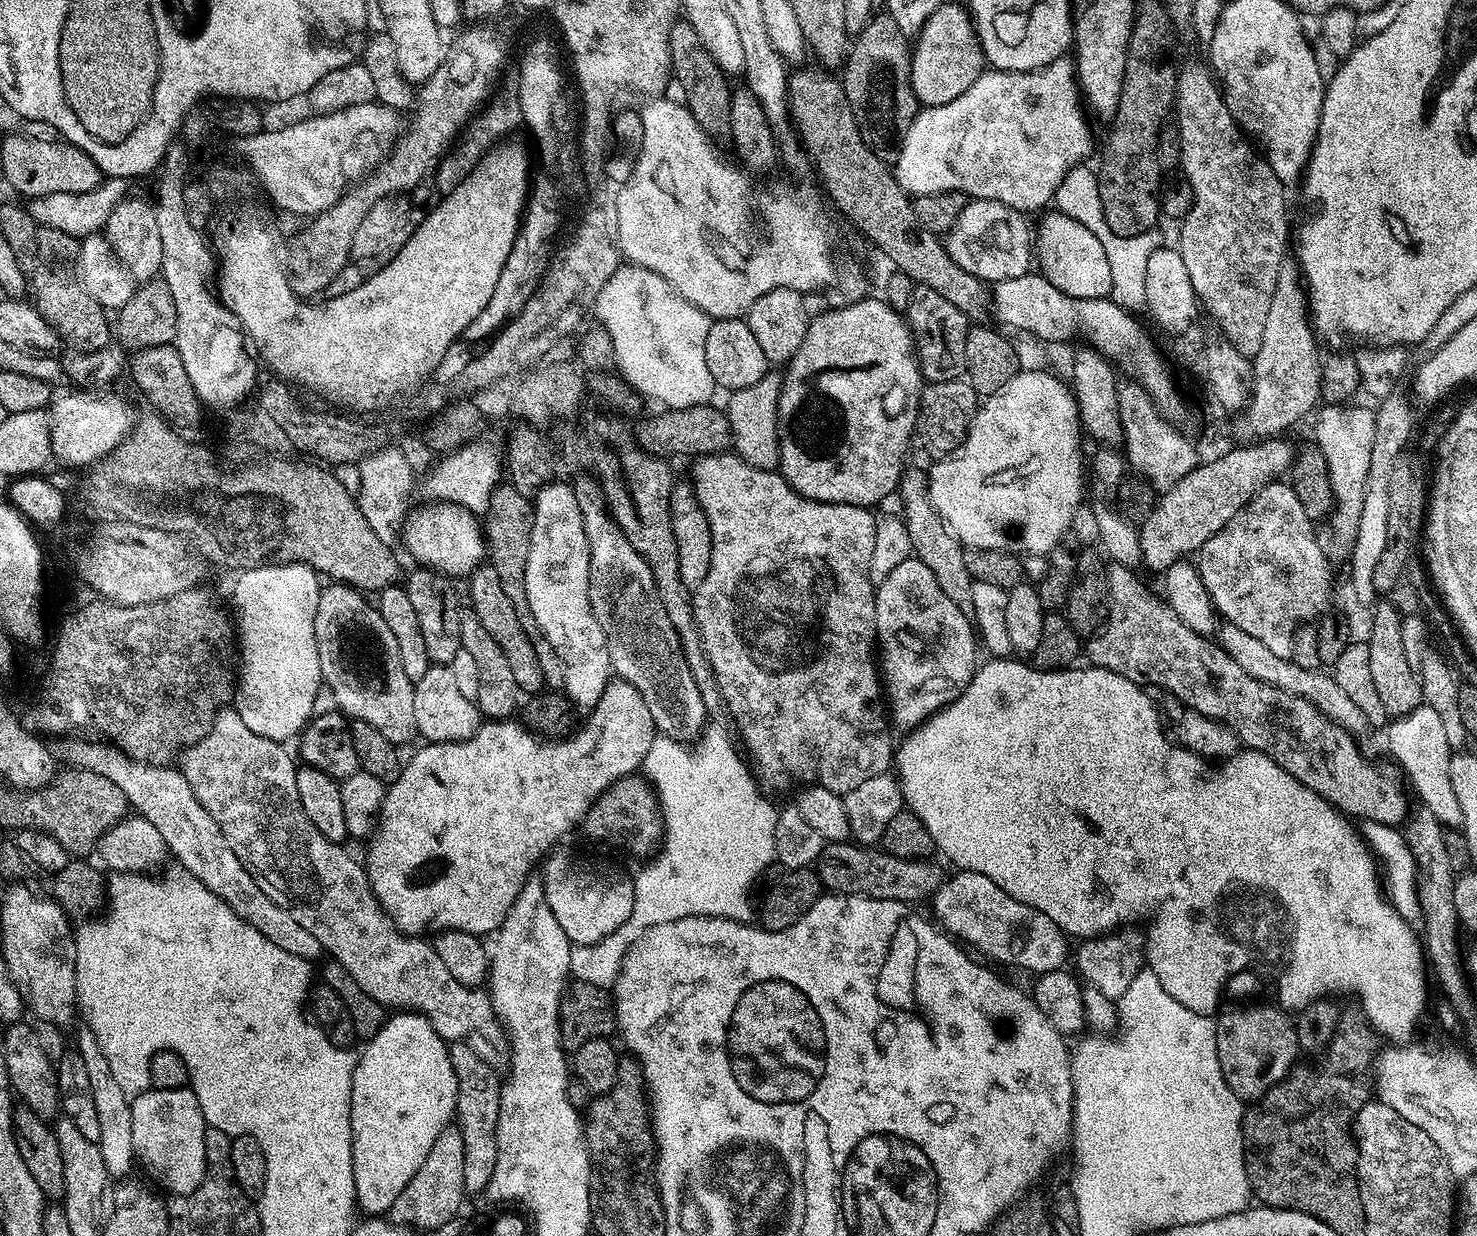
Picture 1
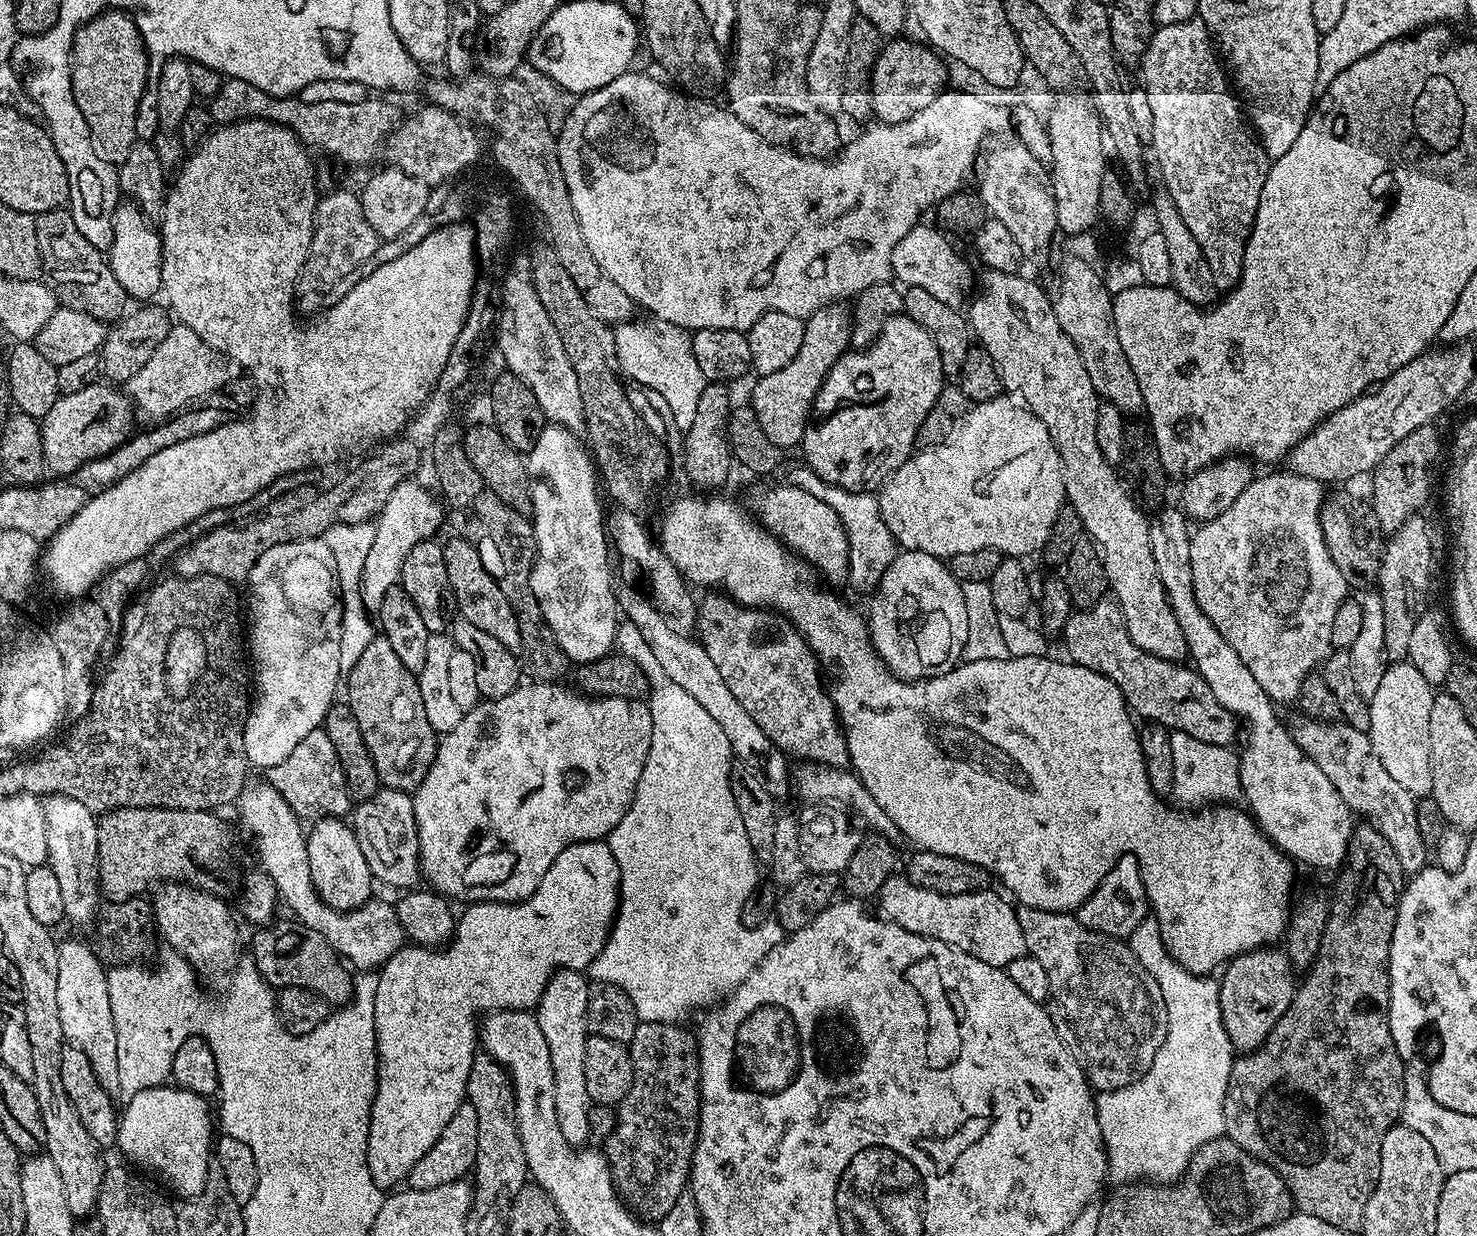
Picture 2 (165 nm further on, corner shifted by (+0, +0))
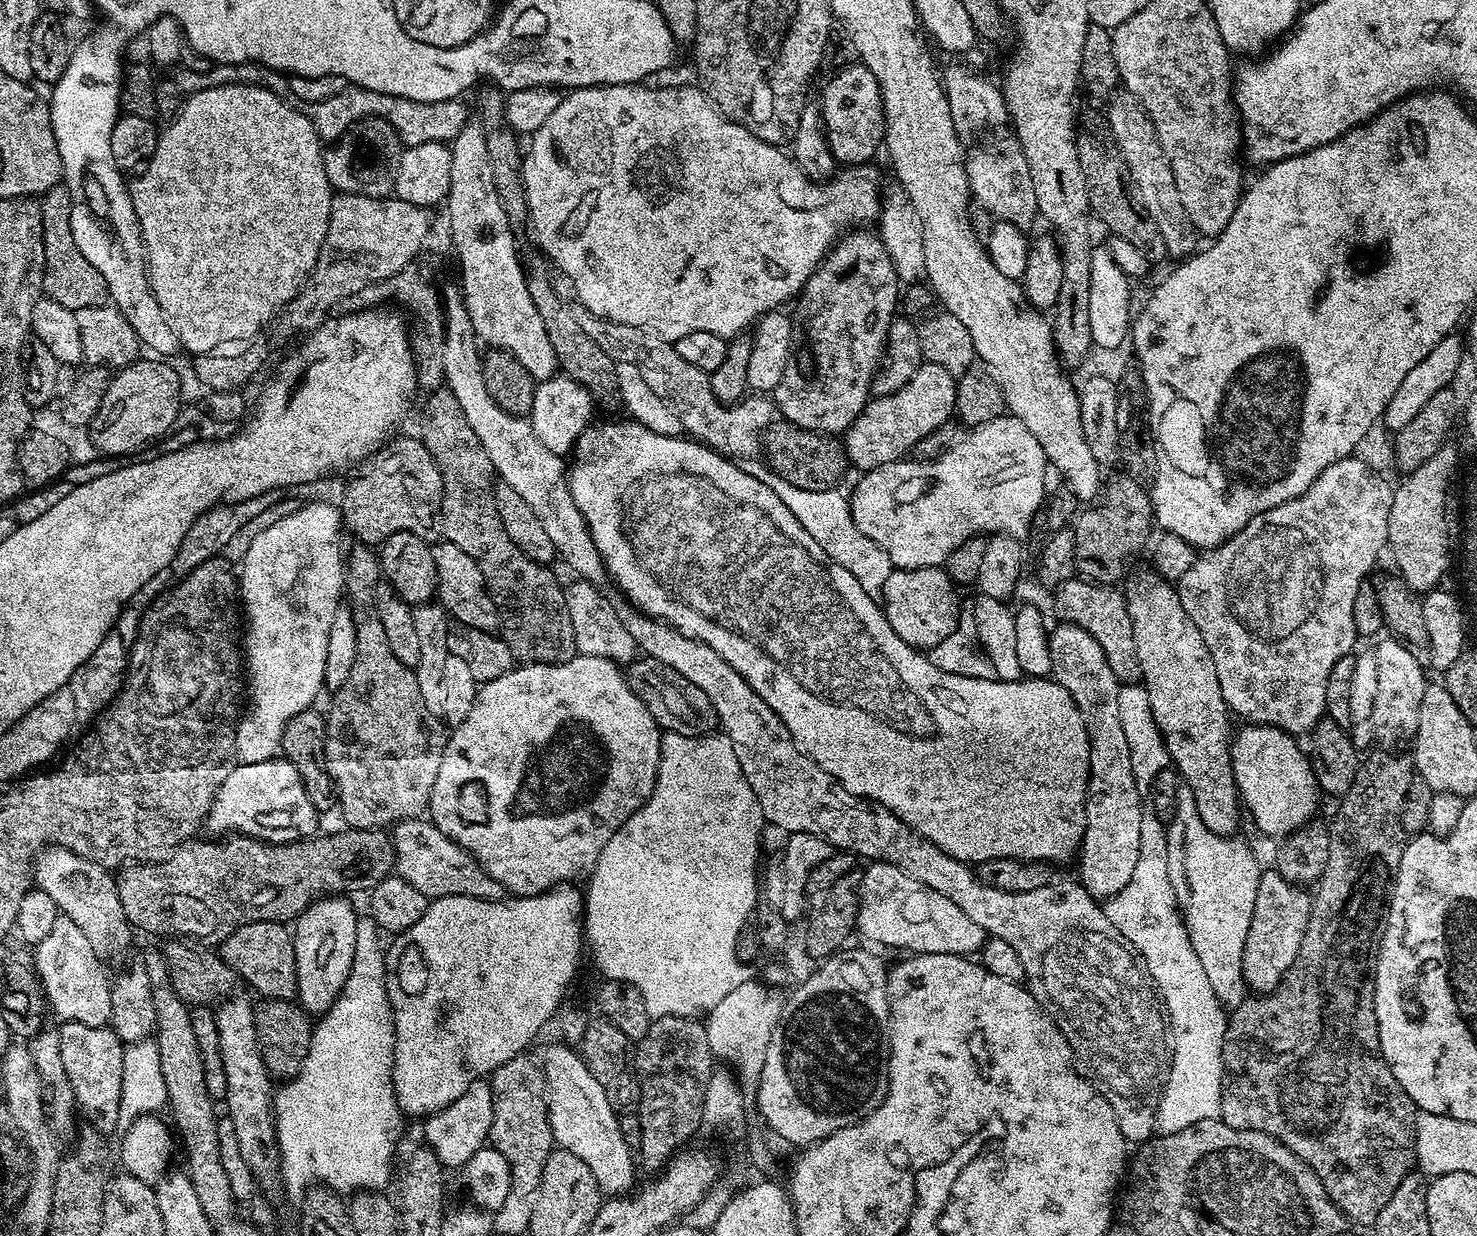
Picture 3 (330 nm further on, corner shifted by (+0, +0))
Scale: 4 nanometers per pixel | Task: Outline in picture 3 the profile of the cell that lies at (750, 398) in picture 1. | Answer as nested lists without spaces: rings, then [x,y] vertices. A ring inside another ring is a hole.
[[[852,230],[841,235],[840,239],[832,245],[828,251],[823,264],[816,269],[816,273],[808,279],[808,285],[798,297],[796,312],[794,311],[794,336],[798,341],[798,347],[793,351],[792,360],[786,366],[786,374],[782,374],[782,382],[770,394],[774,401],[774,408],[783,419],[790,421],[794,426],[802,426],[811,432],[822,432],[825,434],[843,434],[858,418],[858,414],[870,399],[872,379],[876,376],[876,371],[881,367],[882,357],[885,355],[885,344],[887,342],[888,331],[891,328],[894,317],[898,312],[898,305],[902,300],[902,282],[894,270],[894,262],[890,262],[890,254],[886,254],[886,246],[880,241],[879,235],[875,231]]]

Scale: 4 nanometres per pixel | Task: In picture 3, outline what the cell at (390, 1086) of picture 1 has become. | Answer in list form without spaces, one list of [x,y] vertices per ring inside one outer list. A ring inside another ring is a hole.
[[[569,882],[537,896],[501,900],[438,897],[414,926],[387,945],[384,987],[396,1031],[392,1081],[401,1112],[427,1118],[450,1106],[454,1098],[462,1098],[470,1082],[521,1055],[548,1019],[557,1015],[580,966],[580,948],[582,952],[585,943],[584,892],[576,887]]]

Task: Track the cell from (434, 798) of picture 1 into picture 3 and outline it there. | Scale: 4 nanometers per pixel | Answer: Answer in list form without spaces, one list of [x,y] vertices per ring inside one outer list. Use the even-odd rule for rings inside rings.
[[[577,654],[570,662],[561,664],[525,664],[513,667],[512,671],[479,685],[474,706],[462,723],[451,729],[444,741],[442,766],[438,766],[438,778],[434,778],[434,790],[430,805],[430,820],[442,834],[453,840],[458,847],[474,855],[477,863],[488,872],[513,897],[537,896],[549,892],[558,884],[579,881],[587,877],[602,854],[602,846],[614,838],[614,834],[650,798],[658,778],[660,765],[660,738],[662,729],[646,706],[630,690],[627,675],[621,665],[602,657]]]

